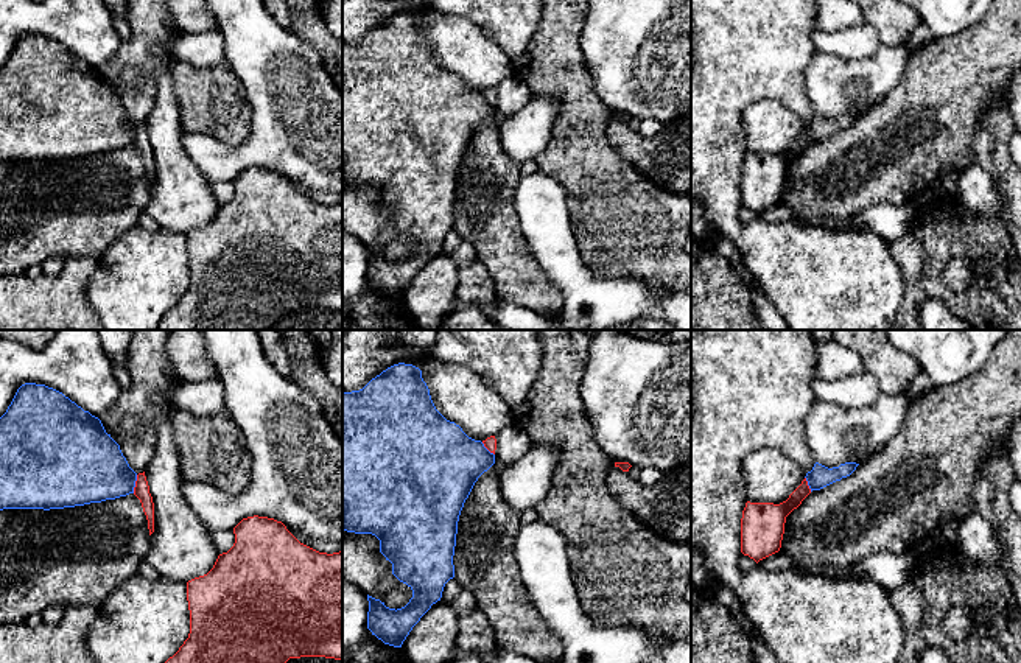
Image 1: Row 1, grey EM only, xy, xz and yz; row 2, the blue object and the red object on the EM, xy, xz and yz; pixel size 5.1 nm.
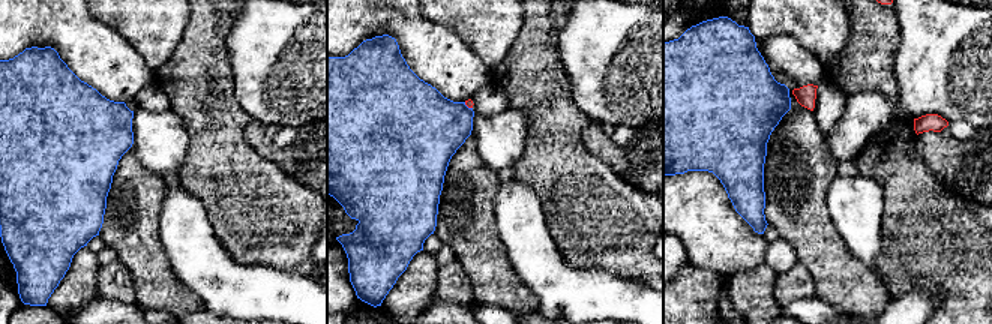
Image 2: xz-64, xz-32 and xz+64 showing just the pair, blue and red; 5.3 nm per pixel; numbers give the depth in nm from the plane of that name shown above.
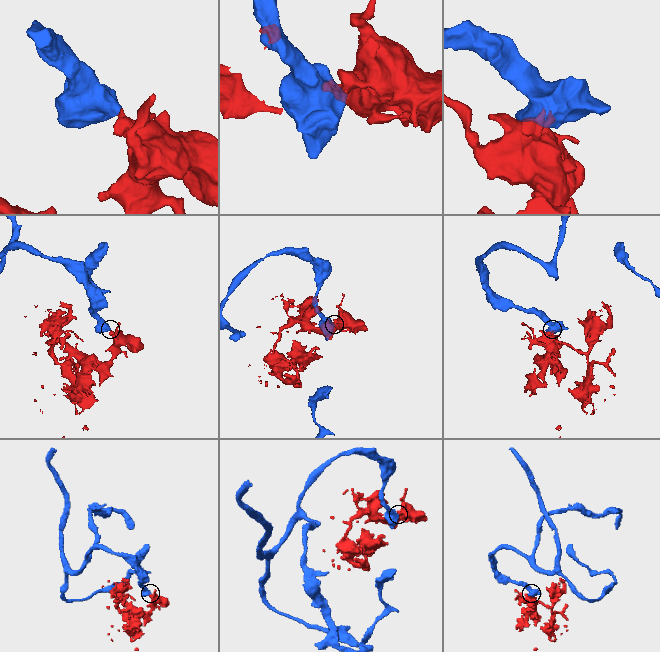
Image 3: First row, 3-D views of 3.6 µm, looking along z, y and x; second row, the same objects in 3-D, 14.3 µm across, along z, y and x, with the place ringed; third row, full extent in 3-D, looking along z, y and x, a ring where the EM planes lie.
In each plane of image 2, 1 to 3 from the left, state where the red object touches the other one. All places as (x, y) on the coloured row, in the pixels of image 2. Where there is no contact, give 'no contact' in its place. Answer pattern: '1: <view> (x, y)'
1: no contact
2: xz-32 (467, 107)
3: no contact

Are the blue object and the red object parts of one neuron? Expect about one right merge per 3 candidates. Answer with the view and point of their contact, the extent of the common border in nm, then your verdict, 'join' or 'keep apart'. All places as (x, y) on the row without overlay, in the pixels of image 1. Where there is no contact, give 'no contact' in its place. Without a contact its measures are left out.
contact xy (134, 136); length 100 nm; keep apart

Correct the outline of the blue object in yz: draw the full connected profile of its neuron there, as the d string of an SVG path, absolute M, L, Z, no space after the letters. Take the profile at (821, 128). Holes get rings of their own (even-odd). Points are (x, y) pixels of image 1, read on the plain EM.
M819 114L814 115L812 121L806 125L808 137L812 142L820 142L842 129L850 128L859 115L856 114L845 114L839 118L828 120Z

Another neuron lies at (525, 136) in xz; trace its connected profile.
M532 95L517 114L495 115L503 149L512 160L523 163L535 160L549 145L559 107L553 96Z

